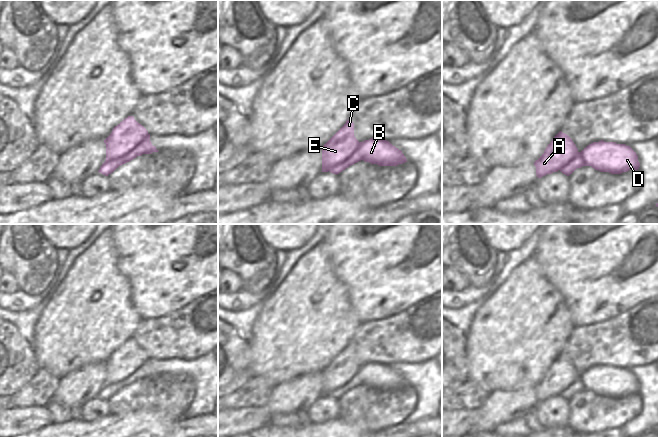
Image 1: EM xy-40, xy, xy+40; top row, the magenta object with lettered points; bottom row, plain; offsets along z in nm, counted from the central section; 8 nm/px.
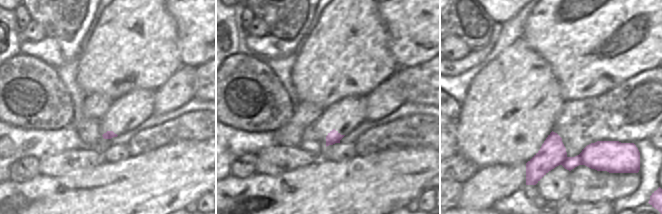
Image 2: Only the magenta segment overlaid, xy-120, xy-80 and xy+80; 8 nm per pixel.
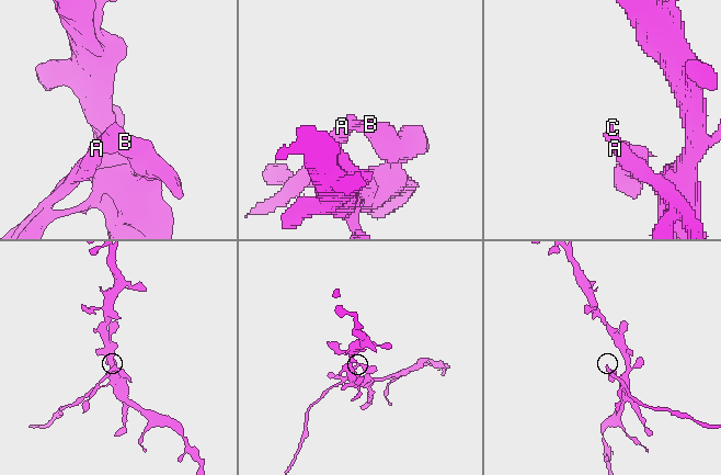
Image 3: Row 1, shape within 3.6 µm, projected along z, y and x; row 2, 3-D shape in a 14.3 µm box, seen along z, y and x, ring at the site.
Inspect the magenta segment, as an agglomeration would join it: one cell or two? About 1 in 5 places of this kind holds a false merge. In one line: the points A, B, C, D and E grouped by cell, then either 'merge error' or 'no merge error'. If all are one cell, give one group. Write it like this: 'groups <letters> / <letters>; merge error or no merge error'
groups A C E / B D; merge error

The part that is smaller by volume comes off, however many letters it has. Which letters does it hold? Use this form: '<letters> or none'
A, C, E.

